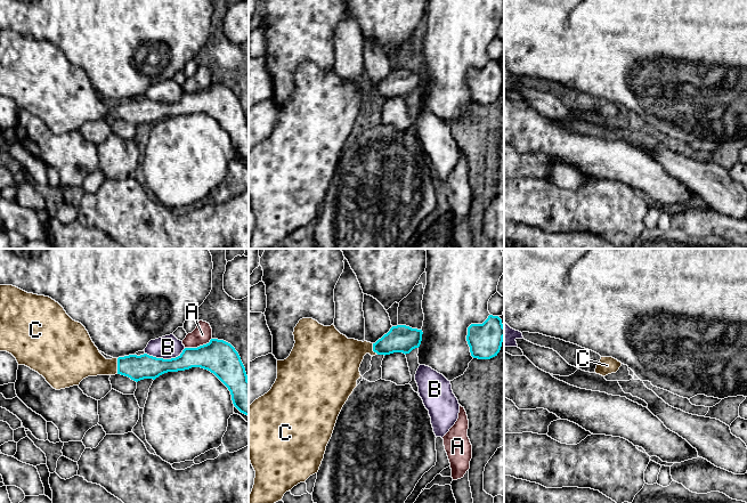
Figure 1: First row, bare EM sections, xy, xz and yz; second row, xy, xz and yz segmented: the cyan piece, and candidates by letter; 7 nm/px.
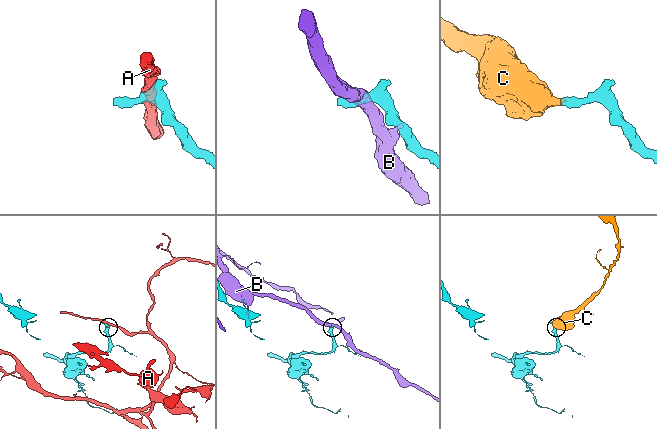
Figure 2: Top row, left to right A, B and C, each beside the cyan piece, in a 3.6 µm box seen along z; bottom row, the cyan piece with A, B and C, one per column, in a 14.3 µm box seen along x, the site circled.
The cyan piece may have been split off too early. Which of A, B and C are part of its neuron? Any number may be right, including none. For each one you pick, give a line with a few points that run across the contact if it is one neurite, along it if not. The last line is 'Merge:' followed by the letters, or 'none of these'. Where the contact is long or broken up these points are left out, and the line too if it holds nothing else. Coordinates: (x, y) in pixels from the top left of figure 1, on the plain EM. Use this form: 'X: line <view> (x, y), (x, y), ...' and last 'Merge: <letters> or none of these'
C: line xy (137, 112), (118, 111), (100, 111), (83, 104)
Merge: C

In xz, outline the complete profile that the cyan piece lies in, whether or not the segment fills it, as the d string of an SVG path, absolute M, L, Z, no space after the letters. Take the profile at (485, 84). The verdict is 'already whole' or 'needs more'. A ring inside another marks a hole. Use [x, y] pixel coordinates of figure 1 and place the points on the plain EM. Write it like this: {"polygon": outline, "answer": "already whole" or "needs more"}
{"polygon": "M489 59L482 68L468 72L466 86L473 103L490 104L497 100L503 82L504 71L498 60Z", "answer": "already whole"}

